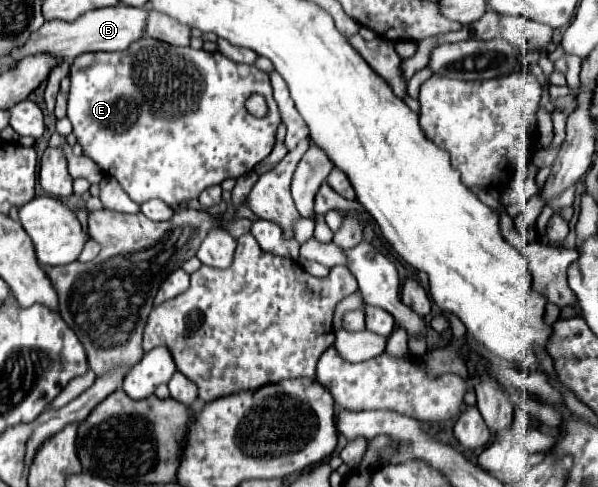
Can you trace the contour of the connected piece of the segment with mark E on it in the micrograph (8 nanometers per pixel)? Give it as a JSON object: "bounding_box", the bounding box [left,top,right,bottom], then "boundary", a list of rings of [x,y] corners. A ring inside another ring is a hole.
{"bounding_box":[67,37,281,207],"boundary":[[[145,37],[145,39],[137,39],[137,43],[133,43],[133,47],[129,47],[129,51],[113,51],[113,53],[93,53],[93,55],[79,55],[73,65],[71,65],[71,91],[69,91],[69,107],[67,107],[67,117],[73,125],[73,135],[77,137],[77,143],[83,149],[83,155],[91,157],[103,173],[115,177],[121,187],[125,189],[125,193],[135,201],[135,203],[145,203],[149,199],[161,199],[165,203],[169,203],[171,207],[177,207],[181,201],[193,201],[199,197],[199,193],[211,185],[221,185],[225,179],[237,179],[249,171],[253,171],[253,167],[263,161],[273,145],[275,145],[275,133],[277,133],[277,125],[281,123],[281,115],[279,115],[279,107],[273,99],[271,93],[271,85],[269,85],[269,75],[263,73],[261,69],[257,69],[255,65],[239,65],[233,63],[231,59],[223,57],[219,51],[215,53],[207,53],[203,49],[191,49],[191,47],[173,47],[169,43],[161,43],[153,37]],[[259,93],[265,97],[267,107],[269,107],[269,115],[265,119],[257,119],[253,117],[247,109],[245,109],[245,101],[253,95]]]}

